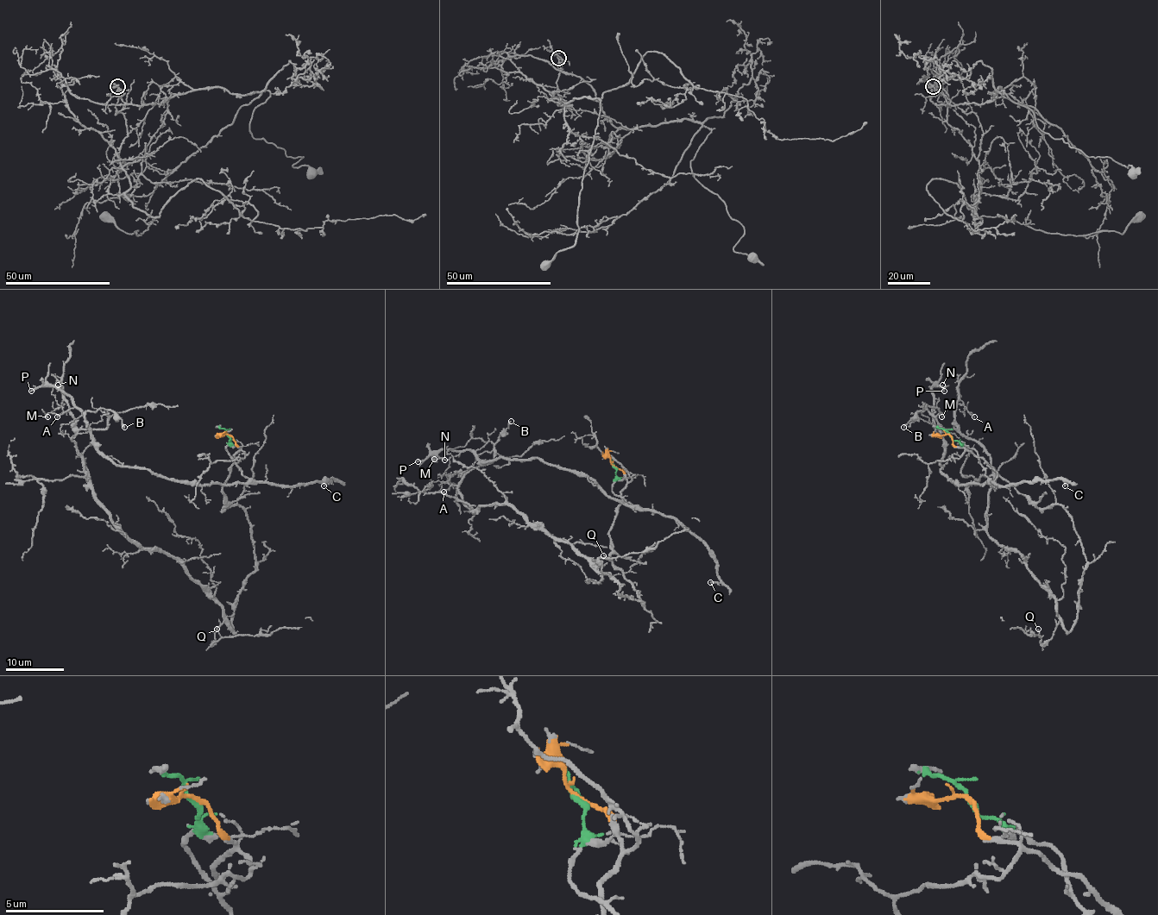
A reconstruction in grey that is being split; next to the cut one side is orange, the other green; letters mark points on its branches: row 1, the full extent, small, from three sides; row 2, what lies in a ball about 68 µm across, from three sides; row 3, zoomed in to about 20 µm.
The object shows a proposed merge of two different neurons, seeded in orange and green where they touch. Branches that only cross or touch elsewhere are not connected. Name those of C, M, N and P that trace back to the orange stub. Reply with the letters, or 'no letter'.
no letter

